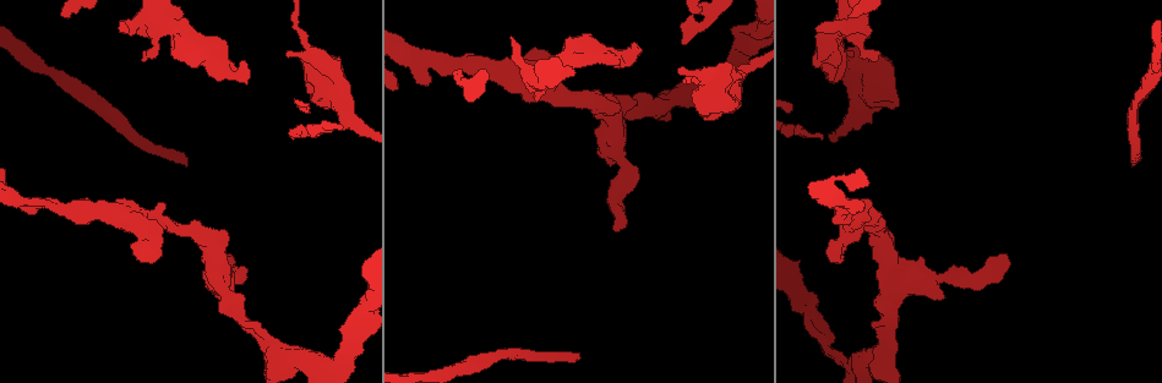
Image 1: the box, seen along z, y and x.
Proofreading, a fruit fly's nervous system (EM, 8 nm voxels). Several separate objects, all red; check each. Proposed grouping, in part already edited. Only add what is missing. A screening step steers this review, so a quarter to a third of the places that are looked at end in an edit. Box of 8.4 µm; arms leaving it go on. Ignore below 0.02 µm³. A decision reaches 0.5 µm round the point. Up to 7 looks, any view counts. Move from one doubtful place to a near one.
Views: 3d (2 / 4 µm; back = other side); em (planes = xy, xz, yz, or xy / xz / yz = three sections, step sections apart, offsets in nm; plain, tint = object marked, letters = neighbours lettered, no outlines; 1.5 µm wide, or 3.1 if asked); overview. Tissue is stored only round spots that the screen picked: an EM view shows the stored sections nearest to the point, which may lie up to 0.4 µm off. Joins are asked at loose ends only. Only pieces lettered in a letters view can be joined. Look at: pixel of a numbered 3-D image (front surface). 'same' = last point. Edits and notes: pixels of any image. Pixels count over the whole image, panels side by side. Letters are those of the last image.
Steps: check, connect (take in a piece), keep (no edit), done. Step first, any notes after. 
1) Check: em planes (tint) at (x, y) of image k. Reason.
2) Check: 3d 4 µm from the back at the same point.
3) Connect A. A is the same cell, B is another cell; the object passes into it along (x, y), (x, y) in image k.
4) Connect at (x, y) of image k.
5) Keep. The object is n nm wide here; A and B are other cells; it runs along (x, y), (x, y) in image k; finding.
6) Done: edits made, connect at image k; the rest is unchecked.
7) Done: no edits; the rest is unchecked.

Check: 3d 4 µm at (1132, 165) of image 1. Free end.

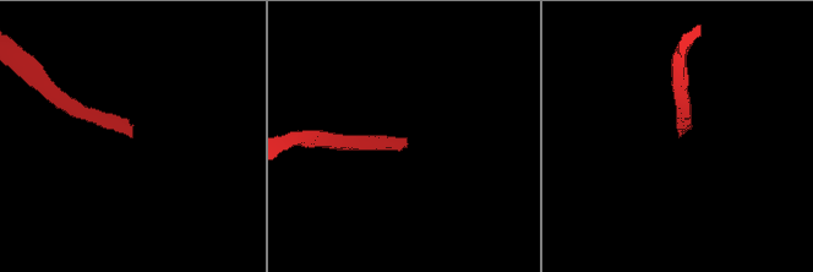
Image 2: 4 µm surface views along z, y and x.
Check: em 3.1 µm planes (plain) at (407, 138) of image 2. Now the EM.

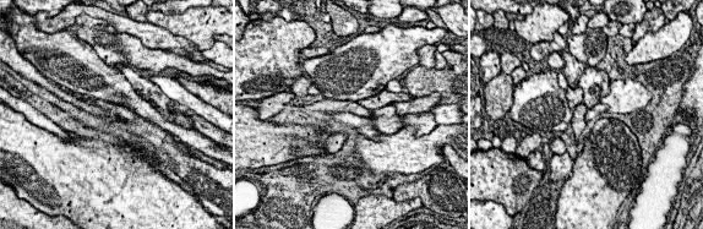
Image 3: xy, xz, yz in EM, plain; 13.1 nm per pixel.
Check: em 3.1 µm planes (letters) at the same point.

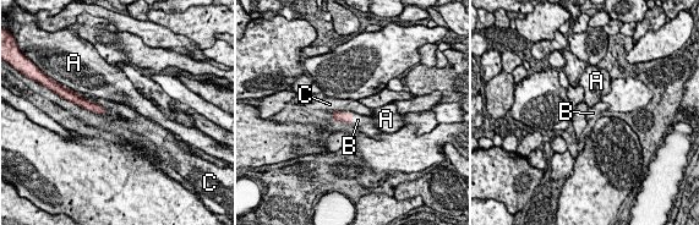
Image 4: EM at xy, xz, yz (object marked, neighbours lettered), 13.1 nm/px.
Connect B. B is the same cell, A and C are other cells; the neuron continues.

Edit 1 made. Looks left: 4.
Check: em planes (letters) at (847, 50) of image 1. Branch stops here.

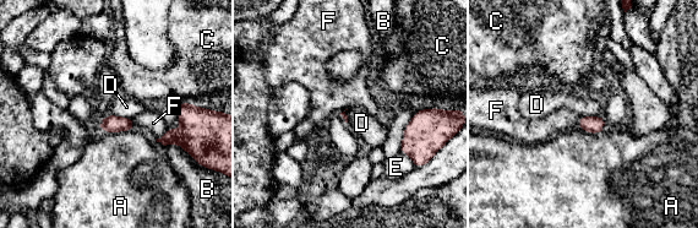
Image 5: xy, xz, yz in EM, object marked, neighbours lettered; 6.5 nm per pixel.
Keep. The longest contact is with A, 240 nm; A, B, C, D, E and F are other cells; a border runs along (168, 128), (156, 139) in image 5; no lettered piece goes on from it.

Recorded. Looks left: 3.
Check: em planes (letters) at (510, 38) of image 1. Branch stops here.

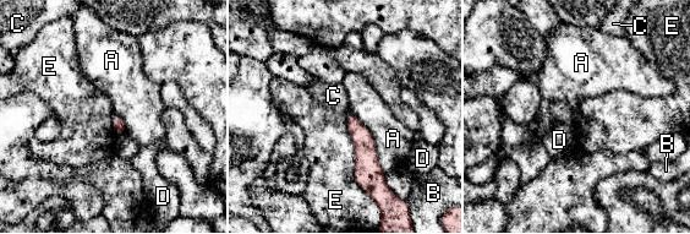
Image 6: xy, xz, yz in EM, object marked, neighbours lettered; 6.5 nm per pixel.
Keep. A, B, C, D and E are other cells; a border runs along (345, 114), (354, 180), (371, 197) in image 6; no lettered piece goes on from it.

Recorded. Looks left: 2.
Done: edits made, connect at image 4; the rest is unchecked.

